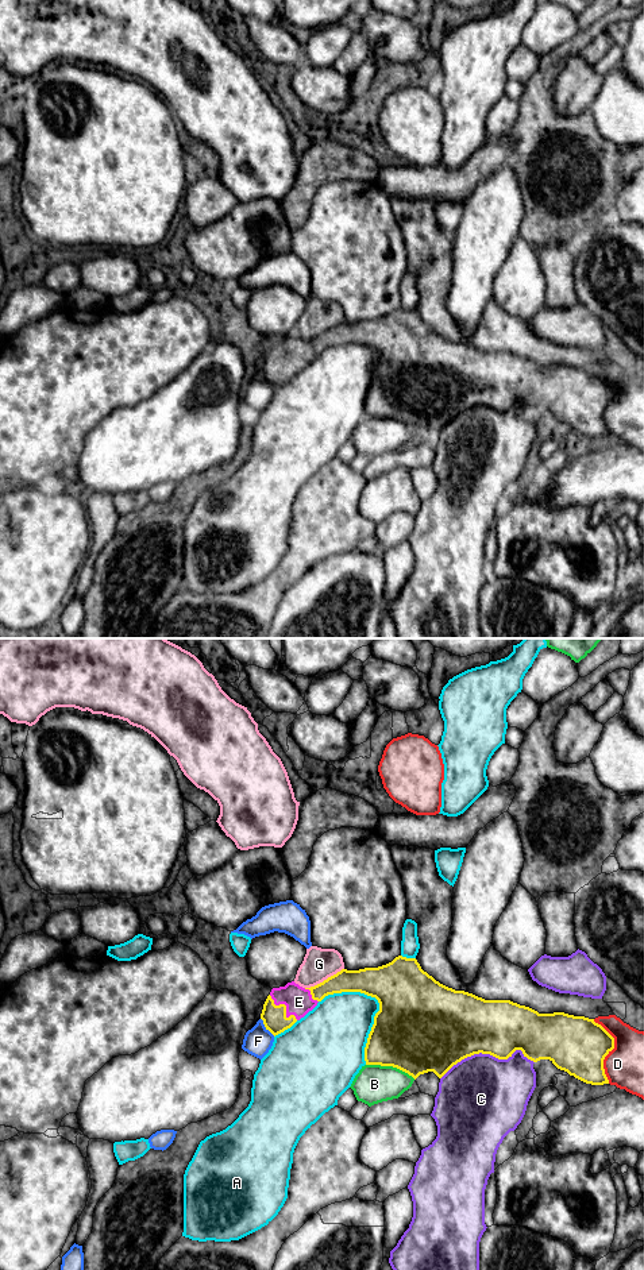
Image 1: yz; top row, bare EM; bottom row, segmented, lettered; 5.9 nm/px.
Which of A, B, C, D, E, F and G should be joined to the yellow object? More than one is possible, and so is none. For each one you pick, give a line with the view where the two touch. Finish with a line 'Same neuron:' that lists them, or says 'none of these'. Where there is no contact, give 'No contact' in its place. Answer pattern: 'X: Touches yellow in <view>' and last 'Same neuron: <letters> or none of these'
E: Touches yellow in yz
Same neuron: E

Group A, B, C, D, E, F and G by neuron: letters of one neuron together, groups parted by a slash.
A / B / C / D / E / F / G

